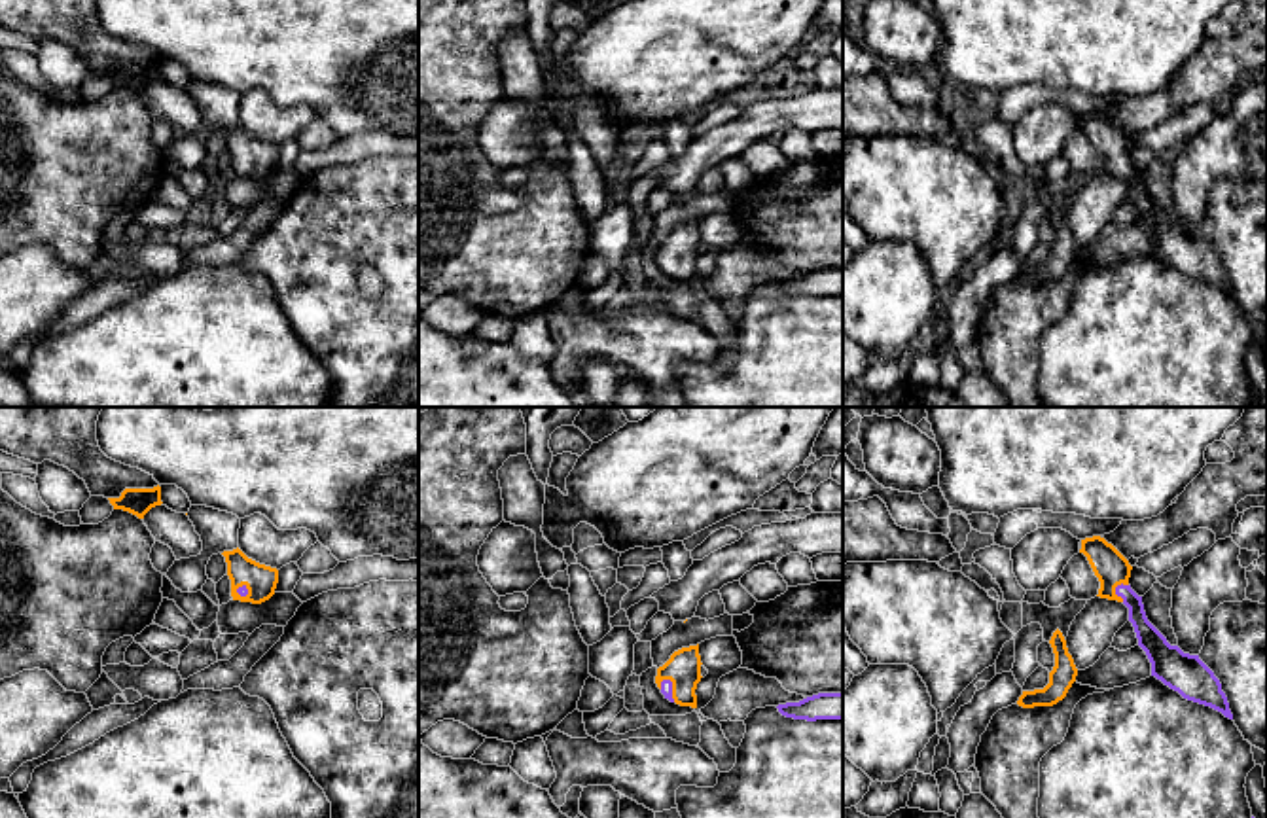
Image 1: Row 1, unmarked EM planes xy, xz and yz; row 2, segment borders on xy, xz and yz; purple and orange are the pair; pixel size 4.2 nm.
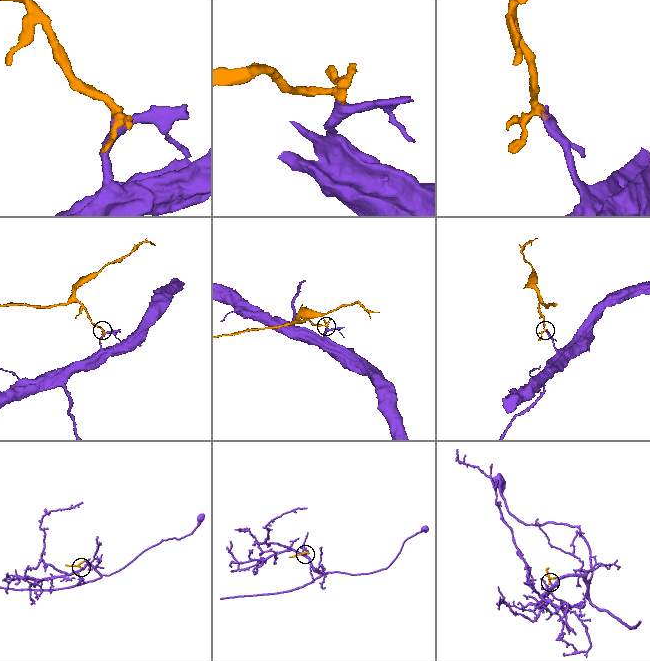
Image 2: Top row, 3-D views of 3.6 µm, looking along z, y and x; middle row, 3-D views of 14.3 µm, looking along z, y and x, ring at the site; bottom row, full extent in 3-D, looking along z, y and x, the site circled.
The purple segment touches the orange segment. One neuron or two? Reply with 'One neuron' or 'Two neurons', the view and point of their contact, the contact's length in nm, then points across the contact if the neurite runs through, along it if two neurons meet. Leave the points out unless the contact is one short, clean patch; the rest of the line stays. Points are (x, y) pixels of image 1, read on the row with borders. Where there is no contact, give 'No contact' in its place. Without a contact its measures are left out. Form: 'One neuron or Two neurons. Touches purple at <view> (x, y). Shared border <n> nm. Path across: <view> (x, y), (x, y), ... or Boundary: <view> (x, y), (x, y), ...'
One neuron. Touches purple at yz (1116, 591). Shared border 90 nm. Path across: yz (1150, 639), (1137, 608), (1116, 591), (1110, 567)

